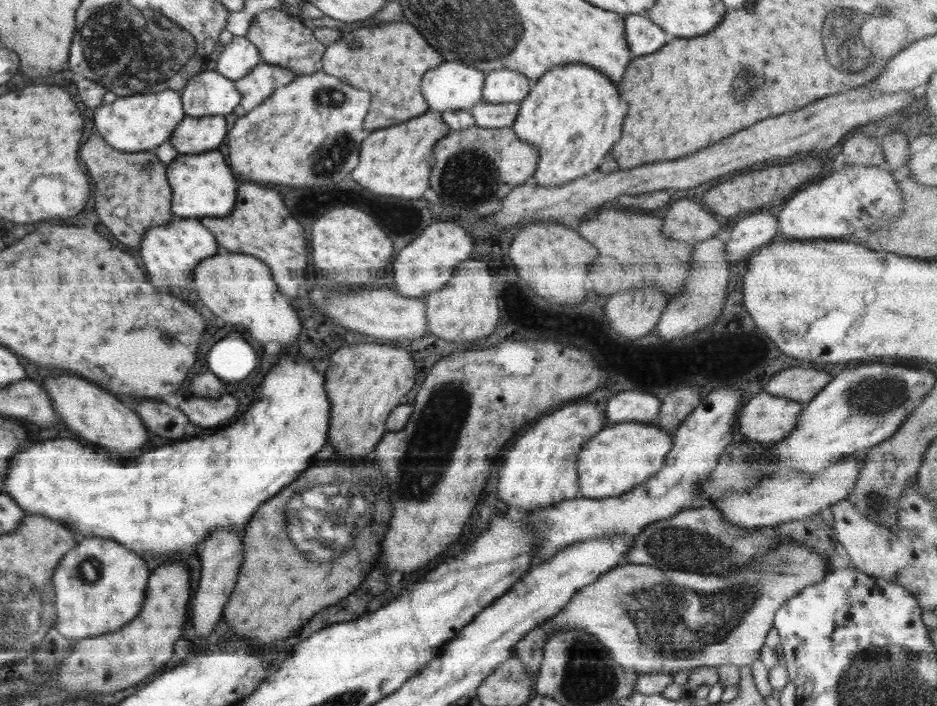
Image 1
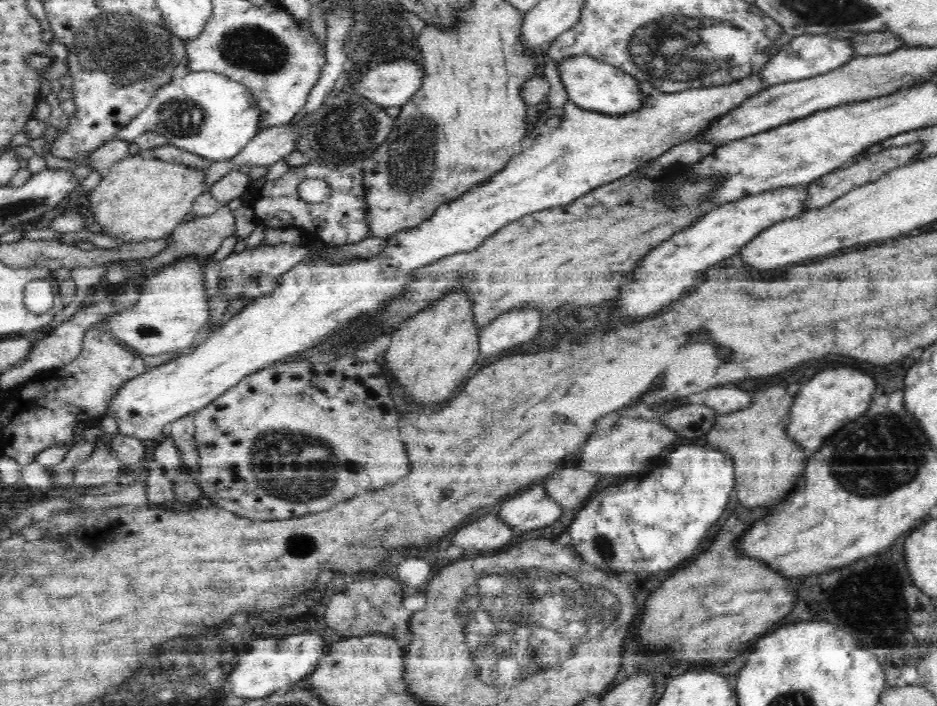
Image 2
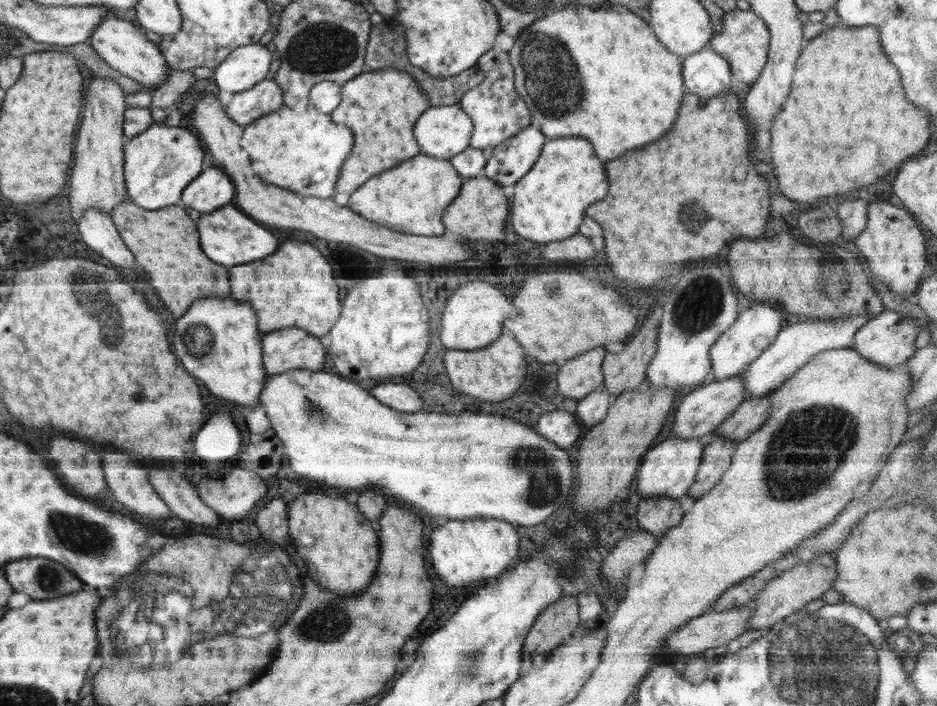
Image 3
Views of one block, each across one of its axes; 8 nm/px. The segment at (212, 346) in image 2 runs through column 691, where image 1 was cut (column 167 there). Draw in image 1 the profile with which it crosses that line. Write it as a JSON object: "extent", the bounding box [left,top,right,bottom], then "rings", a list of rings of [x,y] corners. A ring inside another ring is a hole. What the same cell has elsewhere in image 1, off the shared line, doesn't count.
{"extent":[94,91,185,152],"rings":[[[179,91],[152,92],[116,98],[110,104],[100,104],[94,112],[94,124],[98,134],[120,152],[150,151],[169,140],[174,128],[185,117]]]}

